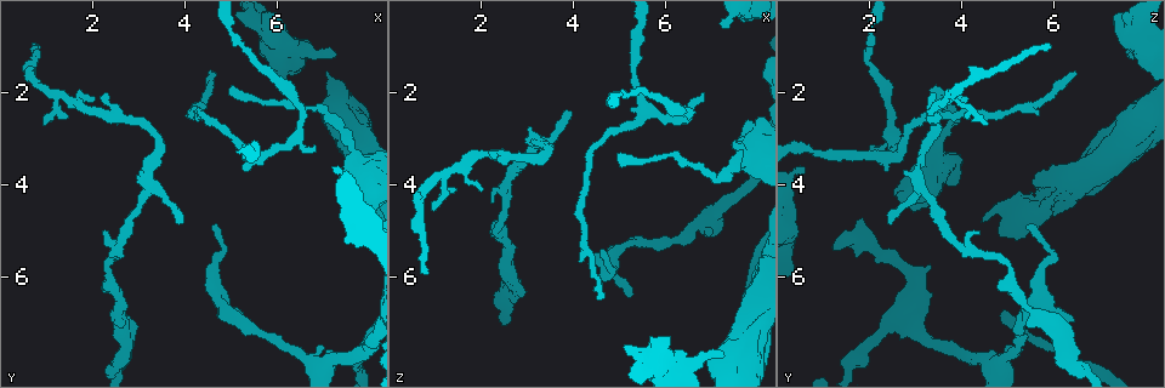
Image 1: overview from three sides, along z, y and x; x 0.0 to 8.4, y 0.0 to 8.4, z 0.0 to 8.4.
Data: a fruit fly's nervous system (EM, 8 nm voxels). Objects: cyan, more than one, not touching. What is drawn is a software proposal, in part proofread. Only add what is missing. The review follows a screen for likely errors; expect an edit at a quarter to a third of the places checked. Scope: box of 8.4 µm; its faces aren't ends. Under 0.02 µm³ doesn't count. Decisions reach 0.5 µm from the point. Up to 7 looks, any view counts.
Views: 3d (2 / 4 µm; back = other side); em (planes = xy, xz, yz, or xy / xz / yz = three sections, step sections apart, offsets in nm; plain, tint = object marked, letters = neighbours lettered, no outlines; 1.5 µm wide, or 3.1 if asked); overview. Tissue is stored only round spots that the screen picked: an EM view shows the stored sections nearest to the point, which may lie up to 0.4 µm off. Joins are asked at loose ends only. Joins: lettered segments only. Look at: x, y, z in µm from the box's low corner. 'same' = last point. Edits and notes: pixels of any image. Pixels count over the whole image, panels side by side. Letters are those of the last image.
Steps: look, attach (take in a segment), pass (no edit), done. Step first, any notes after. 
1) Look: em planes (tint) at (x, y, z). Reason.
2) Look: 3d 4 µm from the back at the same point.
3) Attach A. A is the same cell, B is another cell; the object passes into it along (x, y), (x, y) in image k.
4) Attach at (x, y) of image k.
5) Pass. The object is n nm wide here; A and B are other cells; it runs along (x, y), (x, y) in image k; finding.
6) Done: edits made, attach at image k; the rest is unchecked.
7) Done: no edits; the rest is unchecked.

Look: 3d 2 µm at (2.30, 2.05, 3.35). Free end.

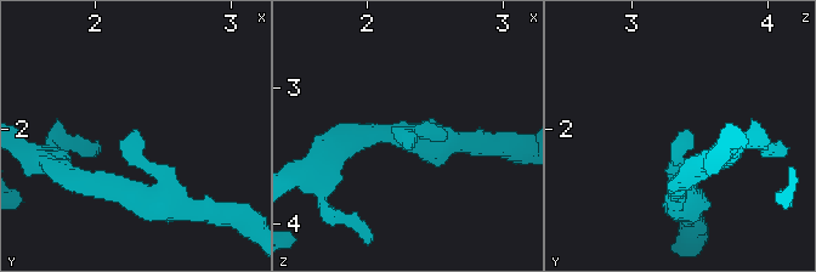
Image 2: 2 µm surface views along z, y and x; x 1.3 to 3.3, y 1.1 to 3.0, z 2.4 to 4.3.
Look: em planes (letters) at (2.28, 2.00, 3.38). The arms are 190, 200 nm wide.

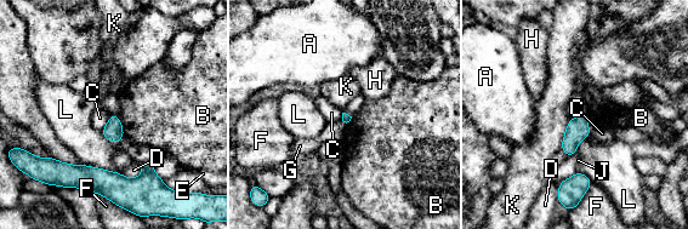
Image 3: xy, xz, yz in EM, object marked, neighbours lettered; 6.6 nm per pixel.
Pass. A, B, C, D, E, F, G, H, J, K and L are other cells; a border runs along (109, 115), (106, 126), (101, 131) in image 3; none of them fits.

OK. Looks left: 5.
Look: em planes (letters) at (4.55, 1.60, 6.50). End of a long branch.

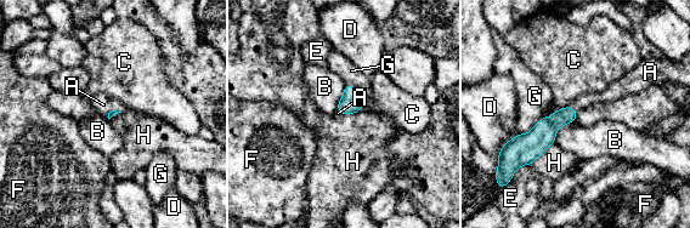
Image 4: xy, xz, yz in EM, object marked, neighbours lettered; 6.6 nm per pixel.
Attach at (578, 103) of image 4. A is the same cell, B, C, D, E, F, G and H are other cells; the object passes into it along (543, 134), (572, 109), (578, 103) in image 4; the cell continues.

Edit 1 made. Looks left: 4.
Look: em xy step 8 (letters) at (6.85, 3.10, 2.15). Thin end.

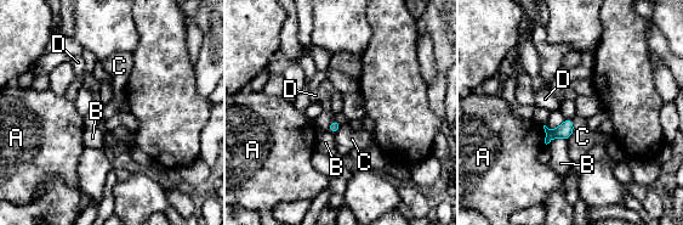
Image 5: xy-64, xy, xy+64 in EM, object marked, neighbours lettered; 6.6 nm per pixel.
Pass. A, B, C and D are other cells; a border runs along (573, 119), (573, 133), (567, 140) in image 5; no lettered segment goes on from it.

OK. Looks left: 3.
Done: edits made, attach at image 4; the rest is unchecked.

